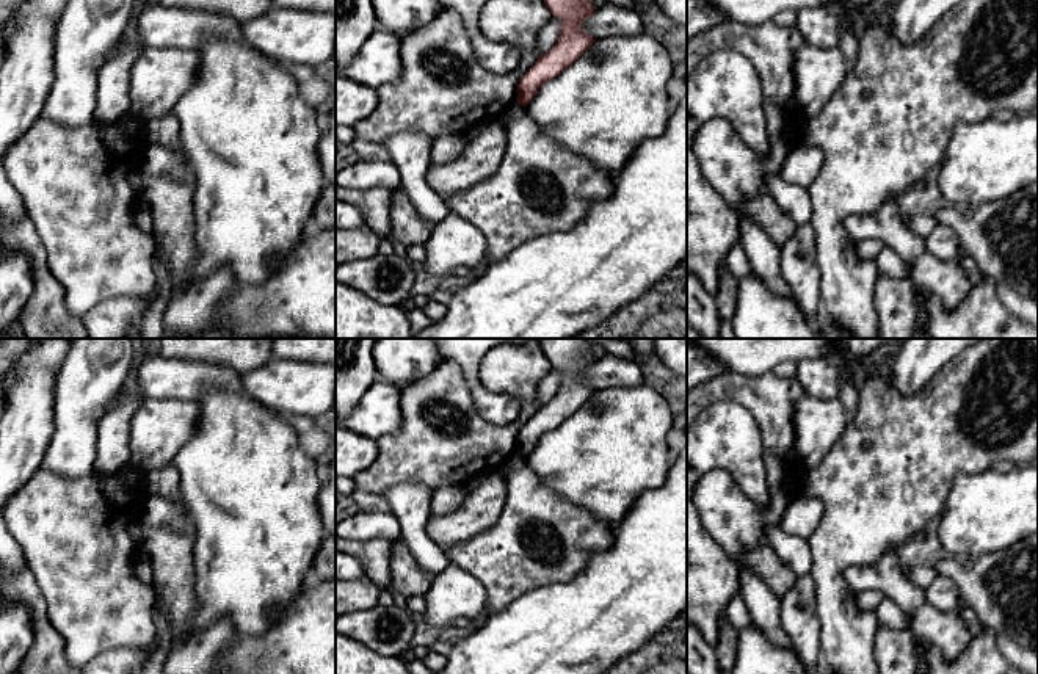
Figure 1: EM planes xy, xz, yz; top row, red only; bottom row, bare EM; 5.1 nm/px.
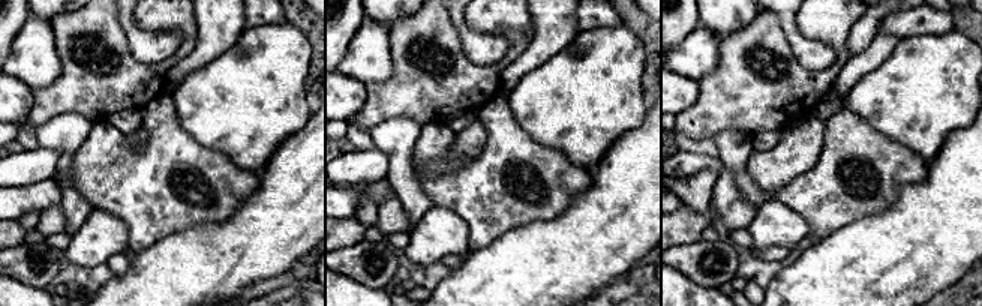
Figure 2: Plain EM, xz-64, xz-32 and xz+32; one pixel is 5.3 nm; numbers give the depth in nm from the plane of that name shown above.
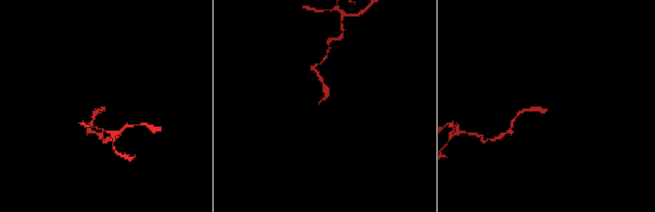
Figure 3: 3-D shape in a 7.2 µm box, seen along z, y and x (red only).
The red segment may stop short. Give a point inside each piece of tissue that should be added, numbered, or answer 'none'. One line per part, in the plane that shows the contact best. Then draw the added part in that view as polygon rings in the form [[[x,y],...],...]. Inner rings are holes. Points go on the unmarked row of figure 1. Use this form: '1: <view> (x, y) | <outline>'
none

